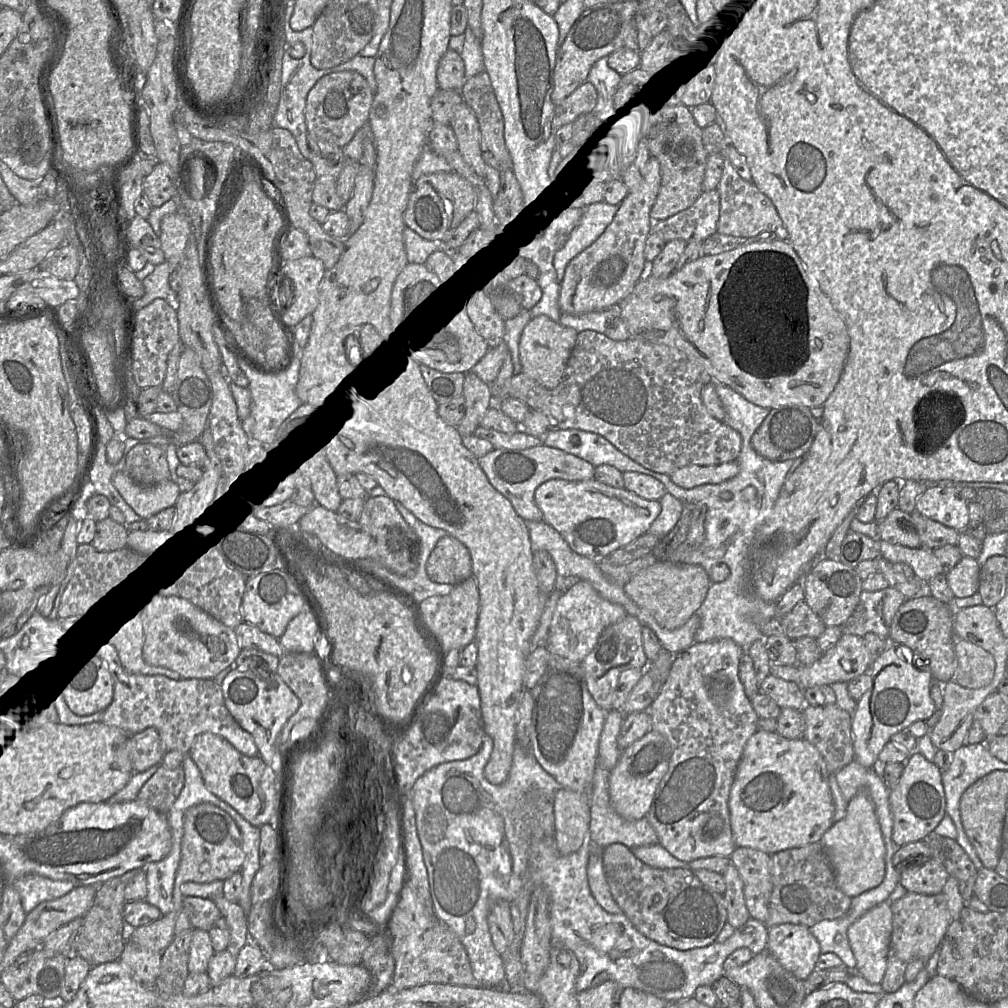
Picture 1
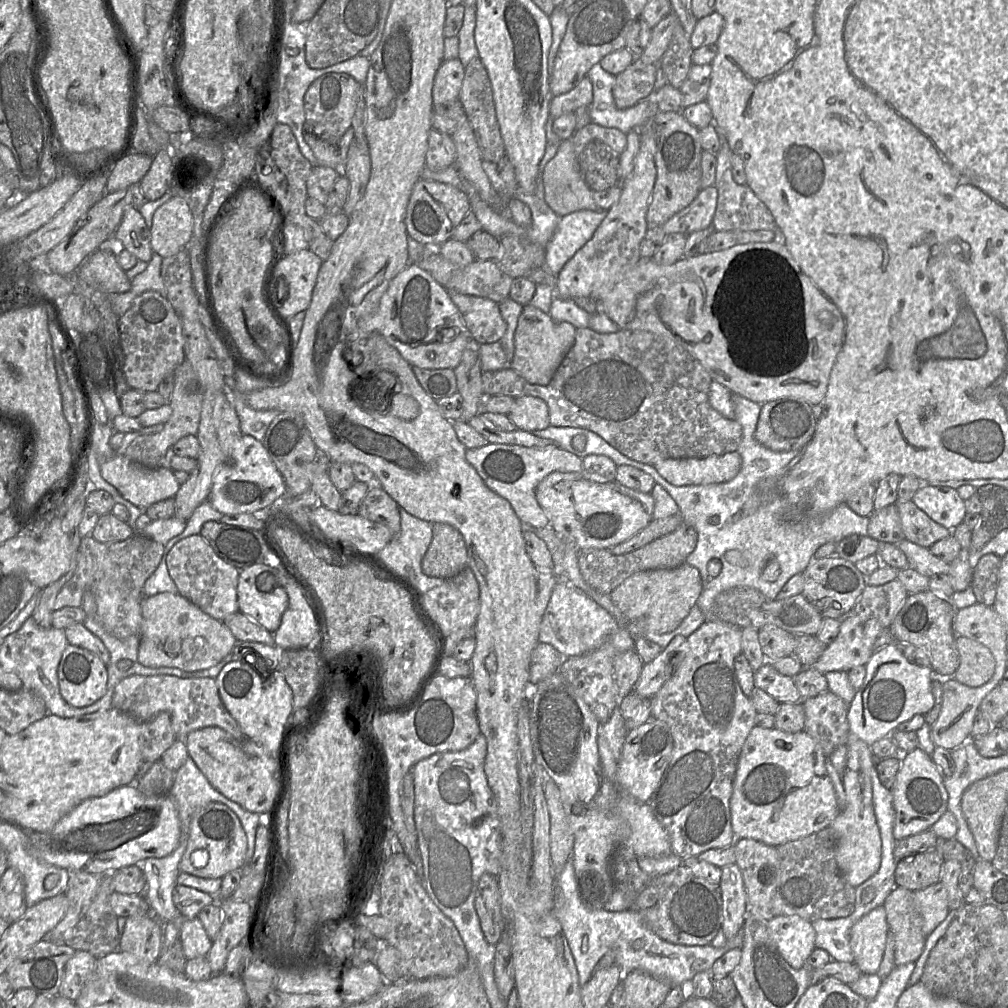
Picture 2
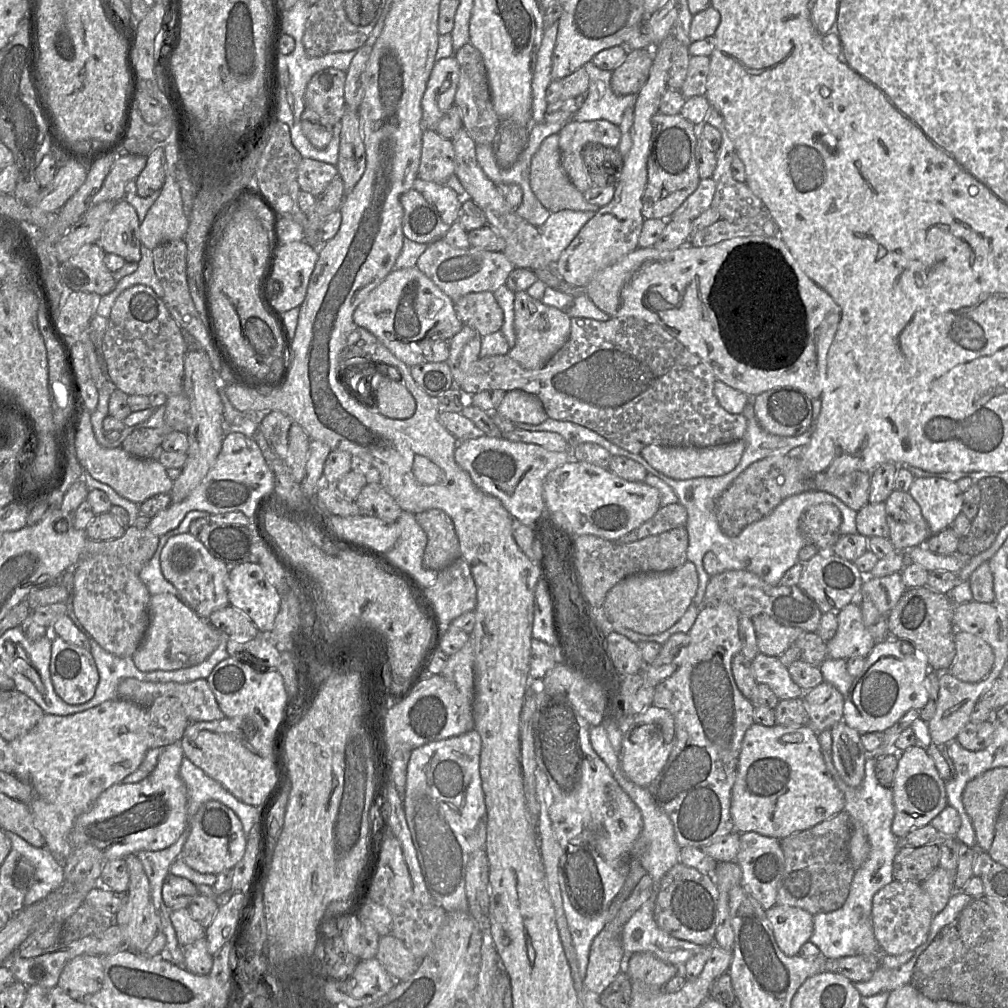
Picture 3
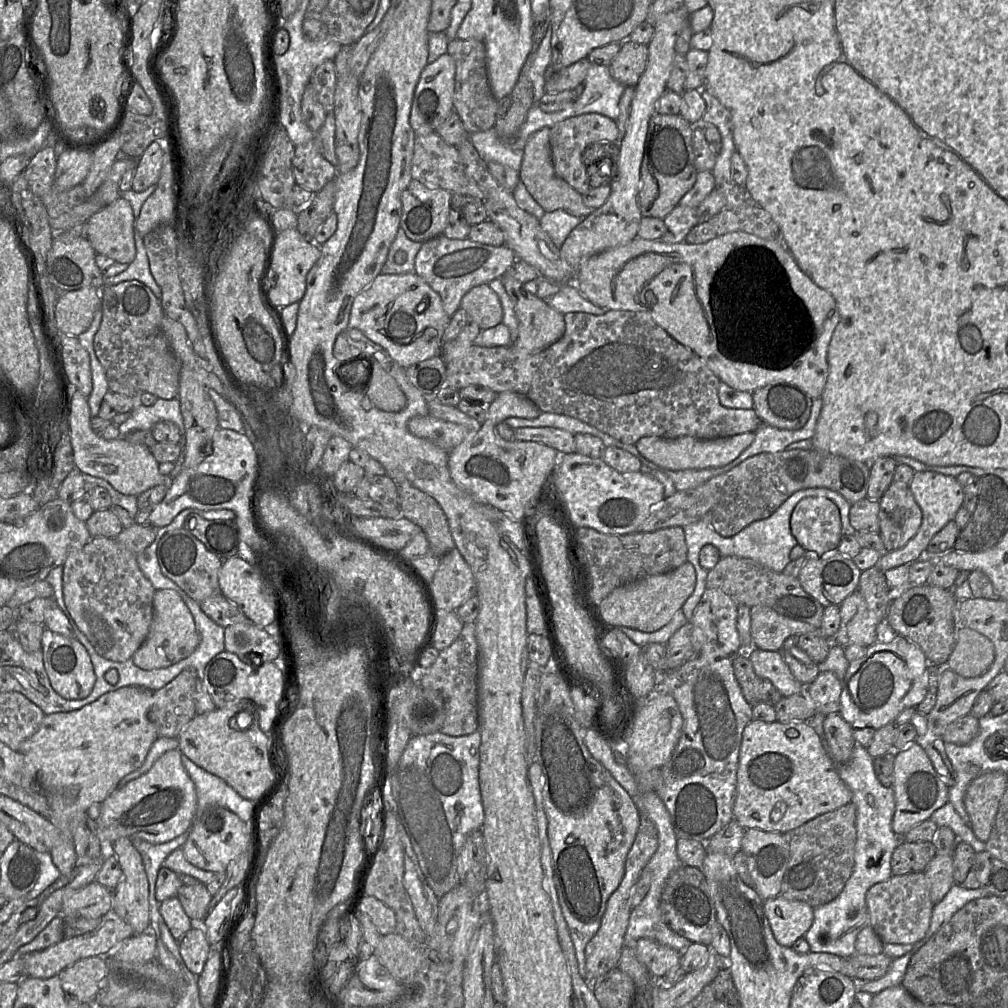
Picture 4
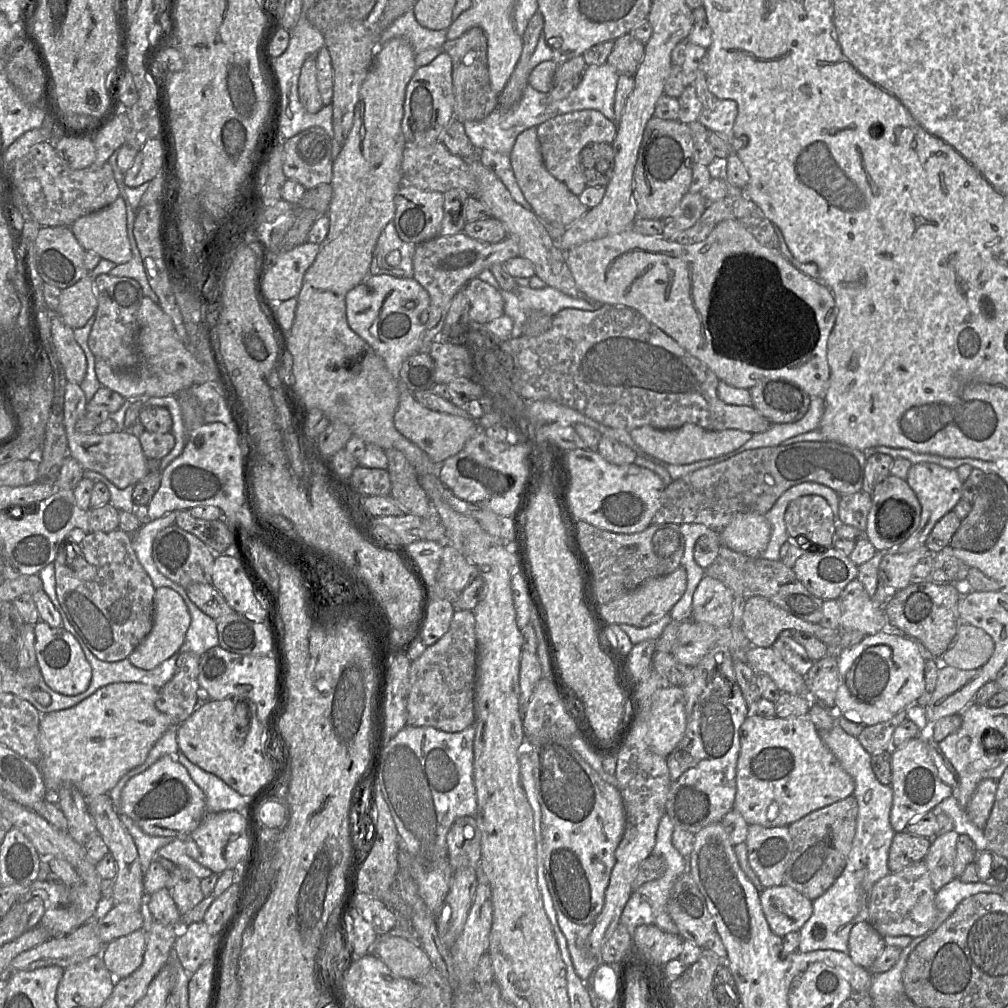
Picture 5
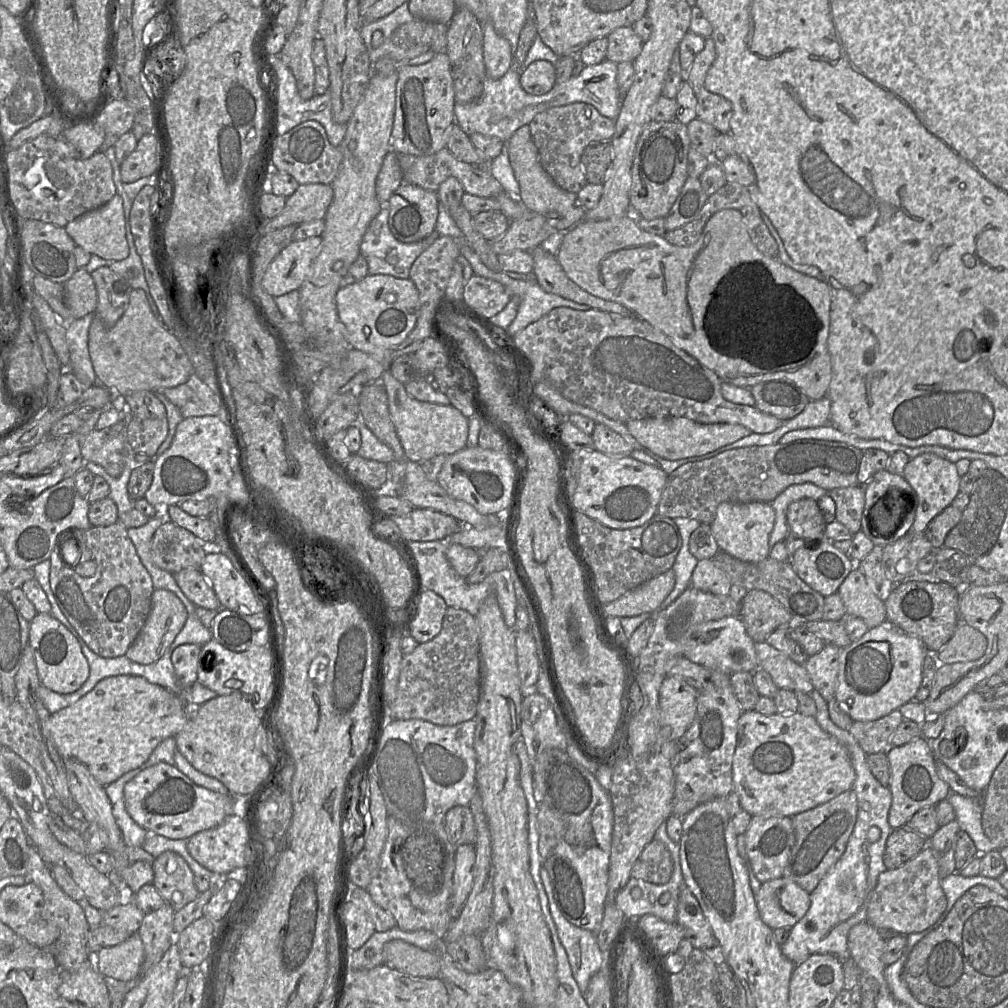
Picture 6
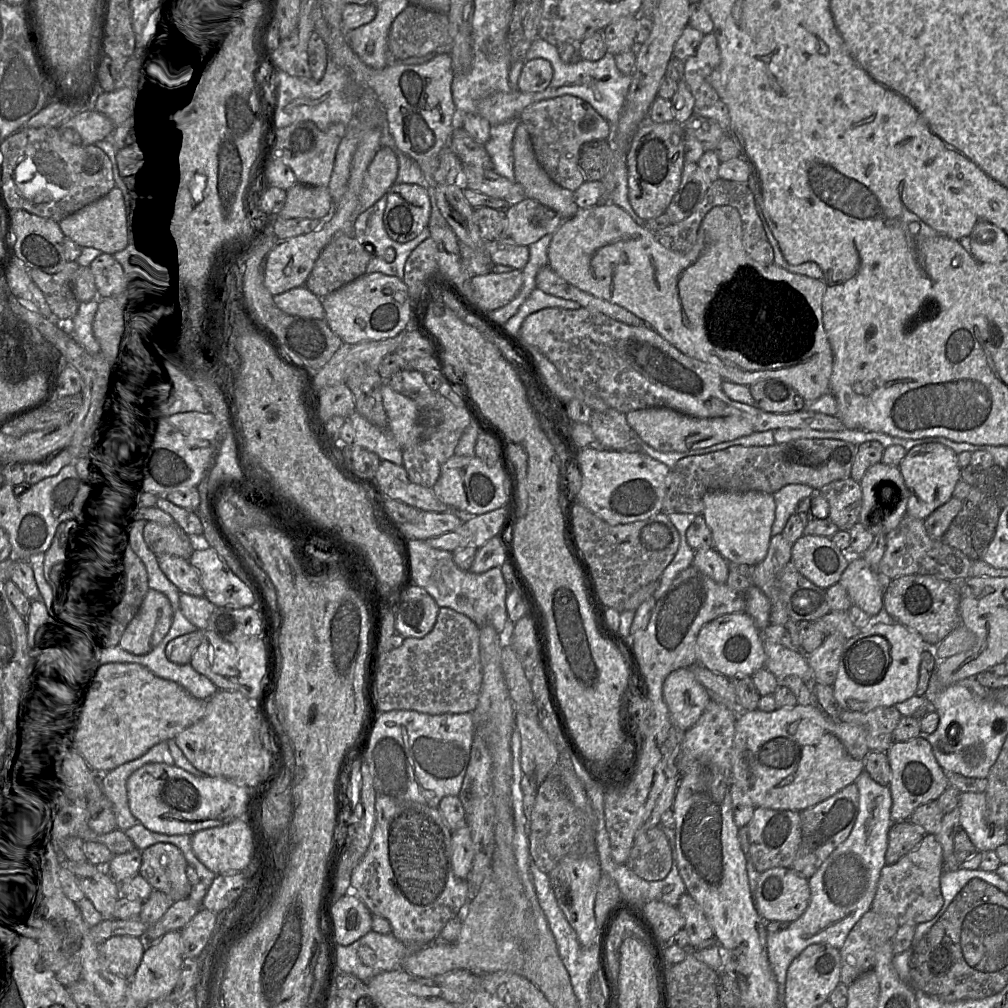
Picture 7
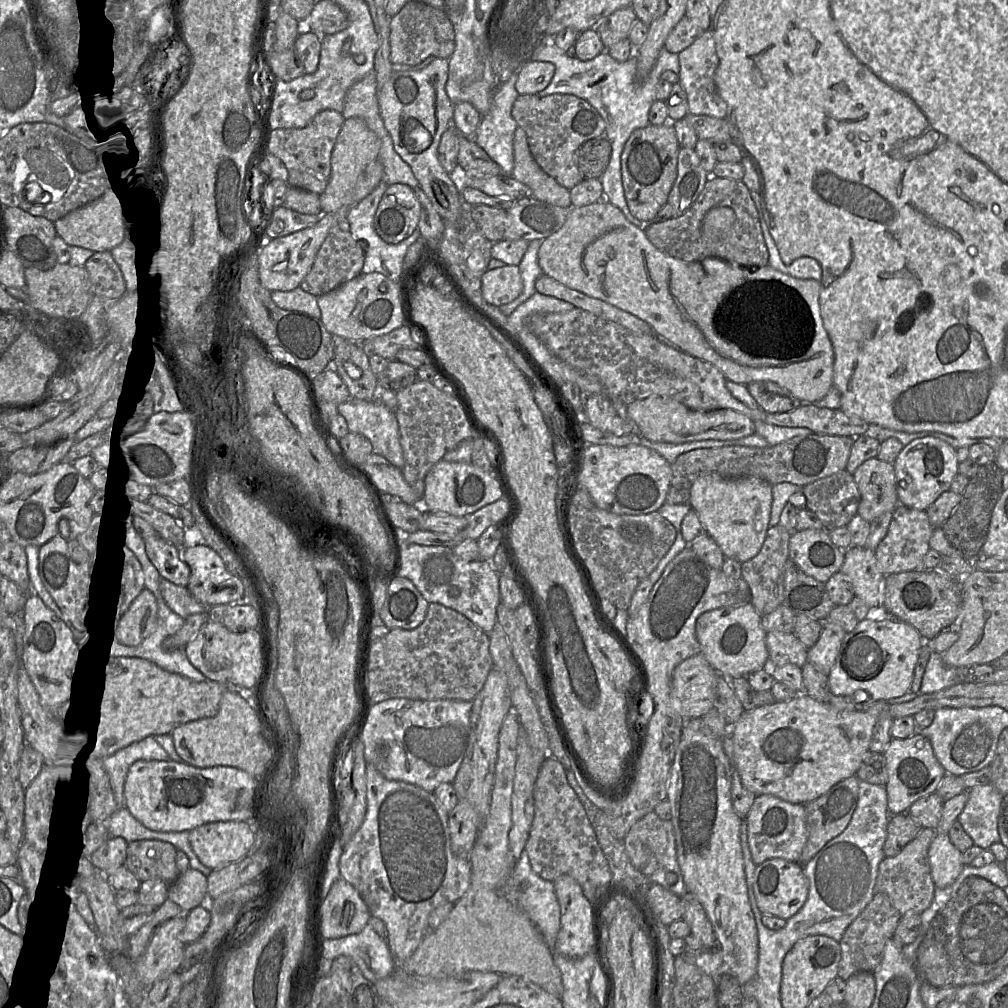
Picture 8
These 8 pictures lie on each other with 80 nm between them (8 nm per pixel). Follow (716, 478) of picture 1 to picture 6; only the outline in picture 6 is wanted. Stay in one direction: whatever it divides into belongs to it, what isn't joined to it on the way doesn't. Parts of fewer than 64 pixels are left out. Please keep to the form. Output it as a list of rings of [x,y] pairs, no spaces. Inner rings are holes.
[[[684,417],[644,418],[626,423],[630,434],[644,447],[666,460],[702,456],[752,433],[738,424],[701,424]]]

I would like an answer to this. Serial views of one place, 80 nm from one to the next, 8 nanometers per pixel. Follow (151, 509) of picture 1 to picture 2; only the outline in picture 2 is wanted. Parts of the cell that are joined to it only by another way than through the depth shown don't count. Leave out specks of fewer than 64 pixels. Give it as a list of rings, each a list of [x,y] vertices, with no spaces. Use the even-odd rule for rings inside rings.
[[[115,455],[102,462],[100,472],[124,499],[143,510],[161,500],[174,498],[180,487],[174,471],[168,467],[147,468],[125,455]]]

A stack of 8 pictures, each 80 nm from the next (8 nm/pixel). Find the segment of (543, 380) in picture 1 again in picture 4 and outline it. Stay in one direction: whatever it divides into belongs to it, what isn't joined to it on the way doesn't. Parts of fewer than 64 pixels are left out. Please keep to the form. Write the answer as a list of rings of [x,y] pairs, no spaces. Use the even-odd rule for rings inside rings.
[[[509,275],[501,277],[506,292],[511,298],[519,324],[519,334],[514,347],[526,354],[535,354],[557,342],[565,333],[564,314],[550,307],[543,299],[529,293],[523,284]]]

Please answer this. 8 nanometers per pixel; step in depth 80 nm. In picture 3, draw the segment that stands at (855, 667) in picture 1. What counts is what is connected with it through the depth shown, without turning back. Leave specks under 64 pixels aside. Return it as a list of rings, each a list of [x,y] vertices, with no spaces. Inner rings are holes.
[[[856,600],[839,611],[838,629],[834,637],[827,642],[827,658],[865,658],[875,644],[864,624],[861,607]]]

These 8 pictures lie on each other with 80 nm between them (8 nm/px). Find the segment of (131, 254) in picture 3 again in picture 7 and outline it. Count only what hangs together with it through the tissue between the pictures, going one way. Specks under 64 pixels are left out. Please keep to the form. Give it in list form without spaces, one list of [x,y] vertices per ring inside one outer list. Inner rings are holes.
[[[116,187],[105,196],[68,215],[58,224],[64,235],[81,247],[94,248],[106,254],[118,253],[124,247],[122,197]]]

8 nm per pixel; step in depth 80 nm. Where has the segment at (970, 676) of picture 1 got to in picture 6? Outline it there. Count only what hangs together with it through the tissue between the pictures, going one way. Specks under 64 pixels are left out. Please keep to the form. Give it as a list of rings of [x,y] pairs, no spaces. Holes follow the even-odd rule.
[[[960,621],[950,640],[936,653],[936,659],[940,664],[974,661],[984,655],[987,645],[984,634]]]

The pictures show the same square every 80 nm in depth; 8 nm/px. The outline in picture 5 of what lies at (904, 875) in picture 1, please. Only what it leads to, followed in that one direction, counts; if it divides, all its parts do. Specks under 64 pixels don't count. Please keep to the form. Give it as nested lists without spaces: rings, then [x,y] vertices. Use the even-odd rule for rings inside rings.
[[[907,831],[896,832],[888,854],[888,869],[897,873],[915,863],[923,861],[927,855],[931,839],[910,834]]]

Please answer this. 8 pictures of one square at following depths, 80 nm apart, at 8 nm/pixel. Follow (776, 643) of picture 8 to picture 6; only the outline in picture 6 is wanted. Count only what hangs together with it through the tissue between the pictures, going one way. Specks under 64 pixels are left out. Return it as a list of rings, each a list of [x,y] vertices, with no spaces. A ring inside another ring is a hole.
[[[766,641],[755,643],[755,651],[758,668],[768,672],[779,689],[812,693],[814,687],[804,665],[796,663]]]

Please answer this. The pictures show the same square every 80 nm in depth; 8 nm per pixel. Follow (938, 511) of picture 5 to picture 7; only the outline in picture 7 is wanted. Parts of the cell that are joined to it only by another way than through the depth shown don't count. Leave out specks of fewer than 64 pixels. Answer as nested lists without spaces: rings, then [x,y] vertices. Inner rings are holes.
[[[930,442],[912,447],[898,466],[910,495],[907,503],[907,514],[925,520],[938,507],[953,497],[957,482],[961,479],[961,468],[957,454],[949,447]]]

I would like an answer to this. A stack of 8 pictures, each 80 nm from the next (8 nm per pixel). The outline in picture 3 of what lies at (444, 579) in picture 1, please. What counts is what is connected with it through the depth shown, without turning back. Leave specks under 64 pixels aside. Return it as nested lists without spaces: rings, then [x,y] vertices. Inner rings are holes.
[[[440,509],[415,514],[417,523],[427,535],[423,555],[426,569],[440,572],[461,557],[460,545],[451,518]]]

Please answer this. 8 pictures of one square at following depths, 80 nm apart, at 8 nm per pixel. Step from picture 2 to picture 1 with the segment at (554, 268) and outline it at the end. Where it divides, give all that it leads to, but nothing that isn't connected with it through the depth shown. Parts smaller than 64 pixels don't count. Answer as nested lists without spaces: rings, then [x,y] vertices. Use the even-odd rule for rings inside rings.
[[[601,201],[580,211],[577,223],[570,231],[567,240],[559,247],[553,259],[559,285],[563,280],[568,263],[605,231],[617,210],[618,206]]]

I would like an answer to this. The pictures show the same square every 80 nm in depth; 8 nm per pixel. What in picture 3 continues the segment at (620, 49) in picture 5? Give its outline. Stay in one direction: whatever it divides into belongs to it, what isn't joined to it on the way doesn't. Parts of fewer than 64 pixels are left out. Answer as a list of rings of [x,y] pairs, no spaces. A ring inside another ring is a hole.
[[[650,49],[628,50],[625,59],[612,71],[611,88],[617,95],[637,95],[646,83],[652,65]]]

